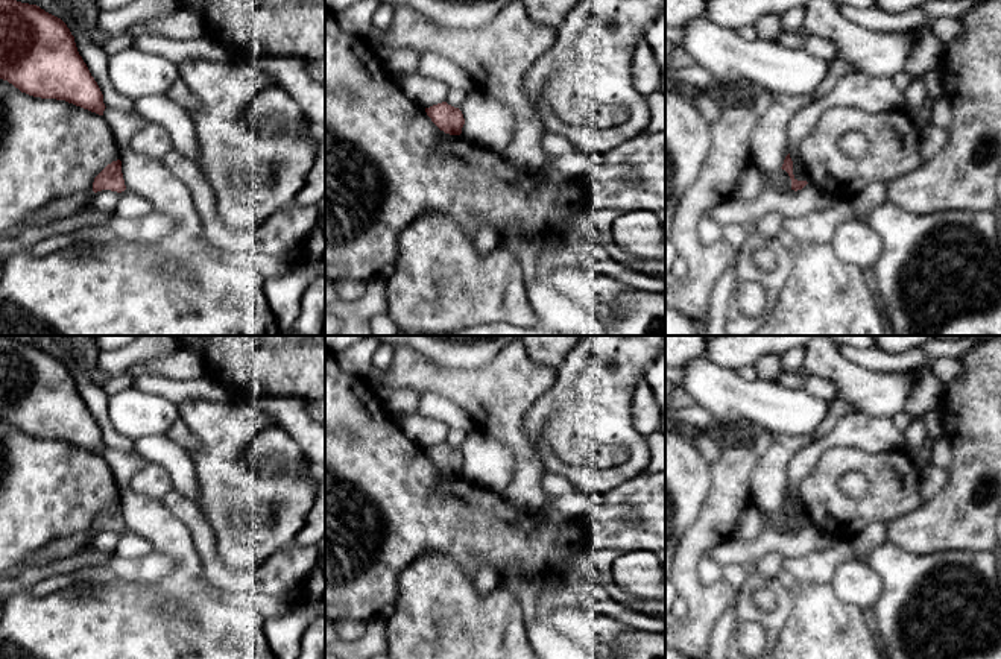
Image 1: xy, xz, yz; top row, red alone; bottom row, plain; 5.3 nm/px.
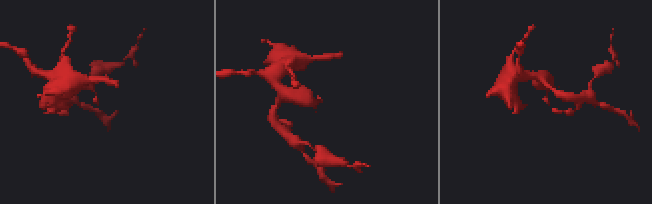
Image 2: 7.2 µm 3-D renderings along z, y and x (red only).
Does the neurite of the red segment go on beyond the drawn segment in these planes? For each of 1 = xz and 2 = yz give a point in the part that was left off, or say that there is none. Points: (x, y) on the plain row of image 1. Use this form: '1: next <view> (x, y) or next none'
1: next none
2: next none

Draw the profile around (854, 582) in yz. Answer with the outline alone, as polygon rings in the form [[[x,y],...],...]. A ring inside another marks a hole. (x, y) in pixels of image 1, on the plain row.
[[[861,559],[843,562],[829,585],[842,601],[861,610],[872,609],[883,592],[881,577]]]

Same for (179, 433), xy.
[[[178,419],[166,433],[169,439],[172,439],[175,443],[178,443],[184,451],[188,452],[188,456],[193,456],[193,451],[196,448],[196,439],[190,428]]]

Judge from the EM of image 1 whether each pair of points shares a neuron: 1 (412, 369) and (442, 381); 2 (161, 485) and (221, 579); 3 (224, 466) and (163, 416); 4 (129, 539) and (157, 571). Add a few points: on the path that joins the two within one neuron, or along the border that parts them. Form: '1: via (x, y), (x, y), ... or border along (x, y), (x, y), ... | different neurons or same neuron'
1: via (419, 375), (435, 378) | same neuron
2: border along (172, 488), (160, 498) | different neurons
3: border along (176, 406), (179, 418) | different neurons
4: border along (154, 550), (134, 558), (114, 554) | different neurons

